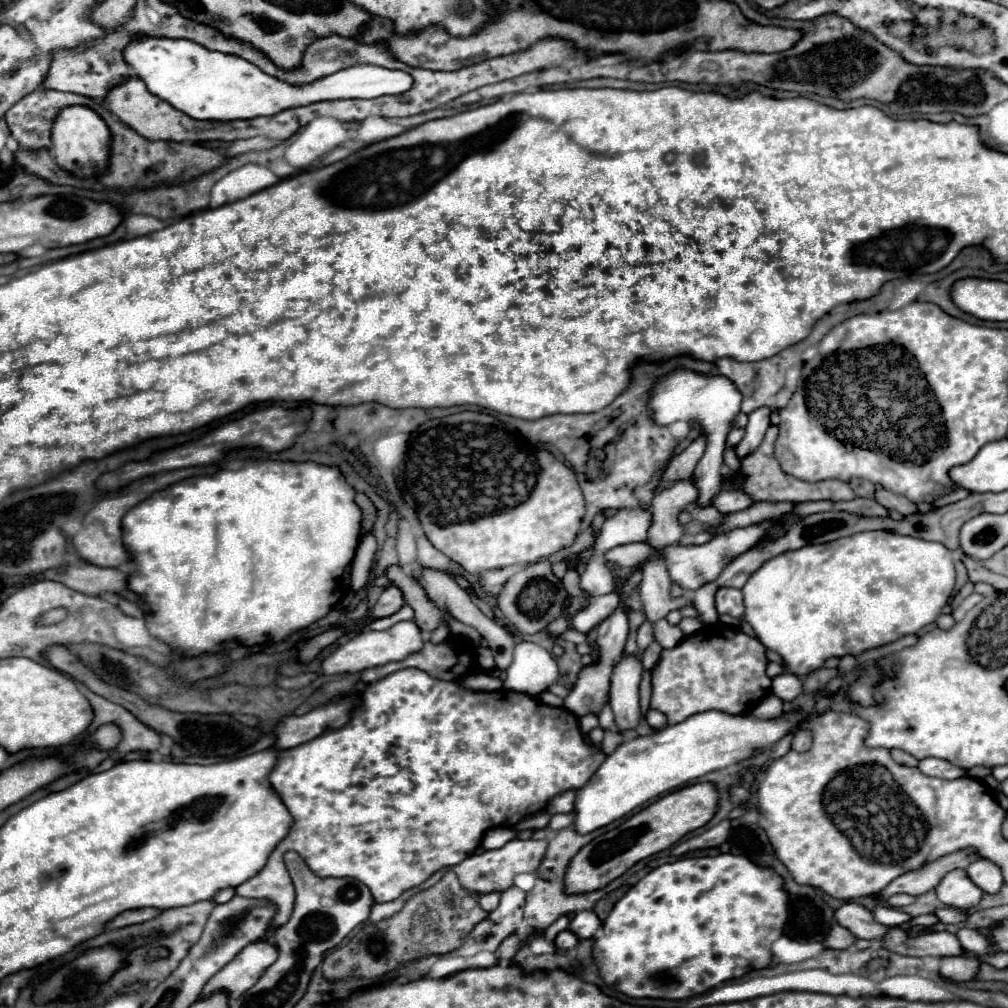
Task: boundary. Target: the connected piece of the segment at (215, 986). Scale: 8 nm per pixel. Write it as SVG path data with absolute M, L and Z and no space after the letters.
M273 940L253 942L209 980L201 996L209 996L215 990L227 990L229 998L237 998L247 992L275 960L277 948Z

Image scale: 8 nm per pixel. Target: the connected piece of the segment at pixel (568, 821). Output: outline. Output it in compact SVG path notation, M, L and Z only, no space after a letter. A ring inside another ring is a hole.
M573 811L566 814L555 814L550 819L546 828L552 829L552 830L560 830L562 828L565 828L571 825L574 819L575 819L575 814L573 814Z

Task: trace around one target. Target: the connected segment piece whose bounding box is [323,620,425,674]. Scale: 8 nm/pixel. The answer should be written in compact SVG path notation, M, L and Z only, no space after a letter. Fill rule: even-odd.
M415 620L397 622L389 630L381 630L381 632L375 632L375 630L367 628L367 630L359 632L357 636L353 636L345 646L339 646L329 658L323 660L323 674L363 672L367 668L383 666L383 664L389 664L389 662L399 662L399 660L405 660L407 656L419 652L419 648L423 648L423 642L425 642L423 632L415 624Z

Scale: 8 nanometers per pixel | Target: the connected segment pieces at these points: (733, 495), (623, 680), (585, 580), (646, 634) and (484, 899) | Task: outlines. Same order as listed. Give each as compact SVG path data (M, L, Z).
M721 490L719 496L715 496L715 500L711 500L711 506L715 506L723 514L745 510L751 504L753 504L753 500L741 490Z
M621 654L613 666L609 700L615 714L617 730L635 728L641 718L639 710L639 682L641 682L643 664L635 654Z
M591 558L581 574L581 588L591 594L607 594L615 588L615 578L611 572L605 572L605 558Z
M647 622L647 626L641 626L641 628L639 628L639 636L637 636L639 652L643 652L651 642L653 642L653 632L651 632L651 624Z
M491 892L491 894L483 894L479 898L479 906L485 910L485 912L493 912L499 904L499 894L497 892Z

